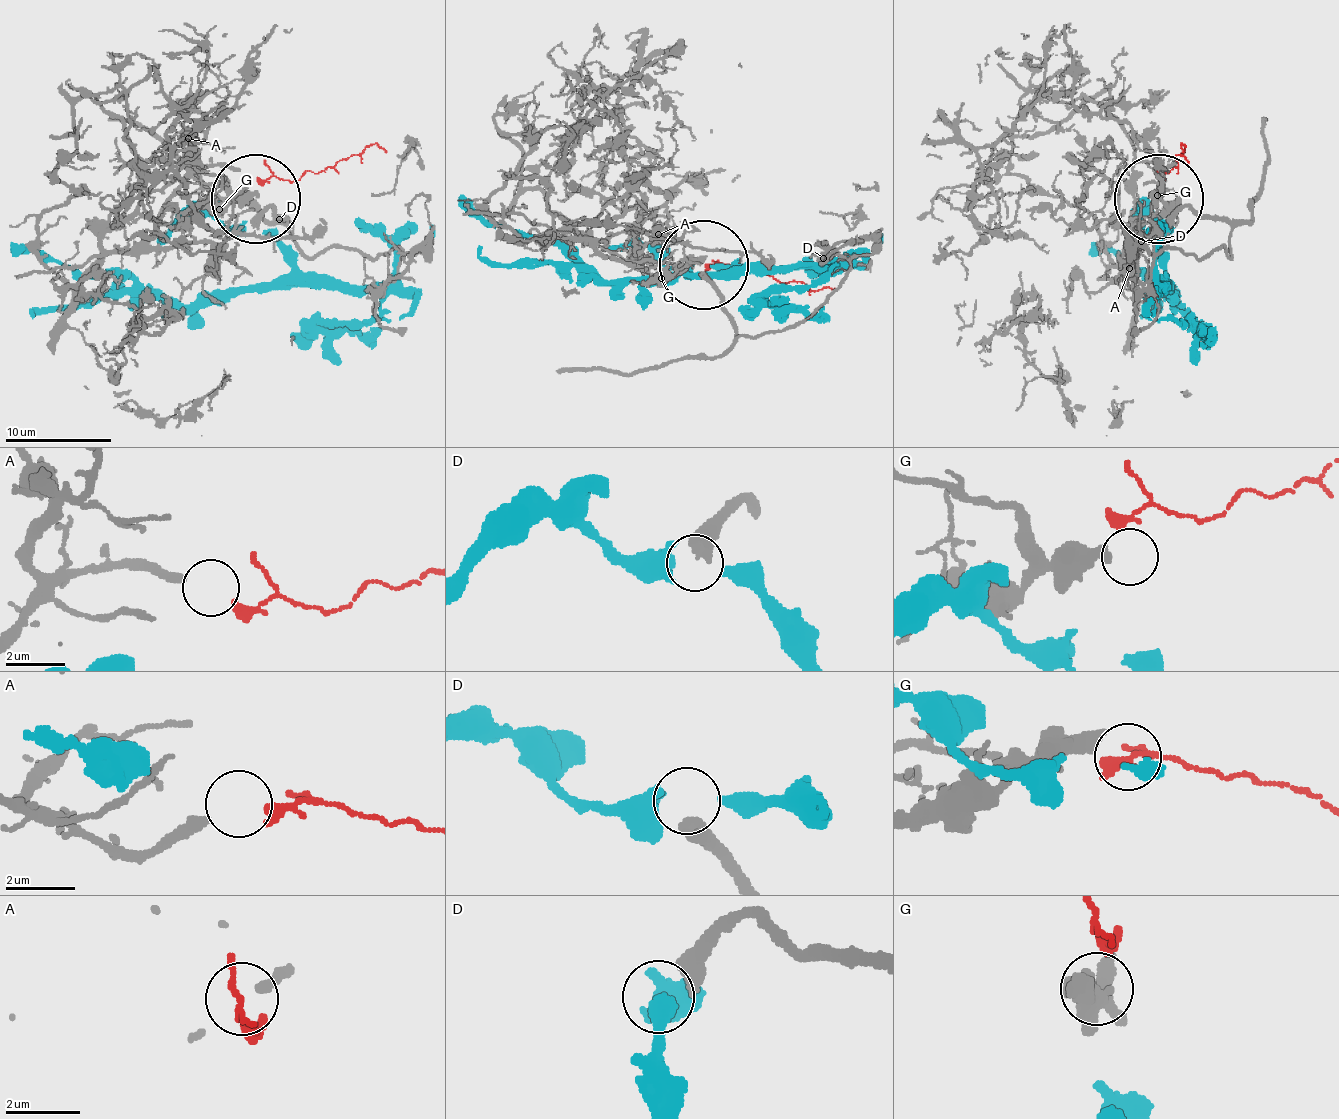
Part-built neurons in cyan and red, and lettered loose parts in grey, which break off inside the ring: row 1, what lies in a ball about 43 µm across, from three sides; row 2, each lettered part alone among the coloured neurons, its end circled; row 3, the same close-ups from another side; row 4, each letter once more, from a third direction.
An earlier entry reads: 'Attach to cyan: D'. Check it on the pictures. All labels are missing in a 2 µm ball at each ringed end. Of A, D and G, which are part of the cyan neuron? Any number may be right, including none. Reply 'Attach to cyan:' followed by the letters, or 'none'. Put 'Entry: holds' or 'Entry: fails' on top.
Entry: fails
Attach to cyan: none

